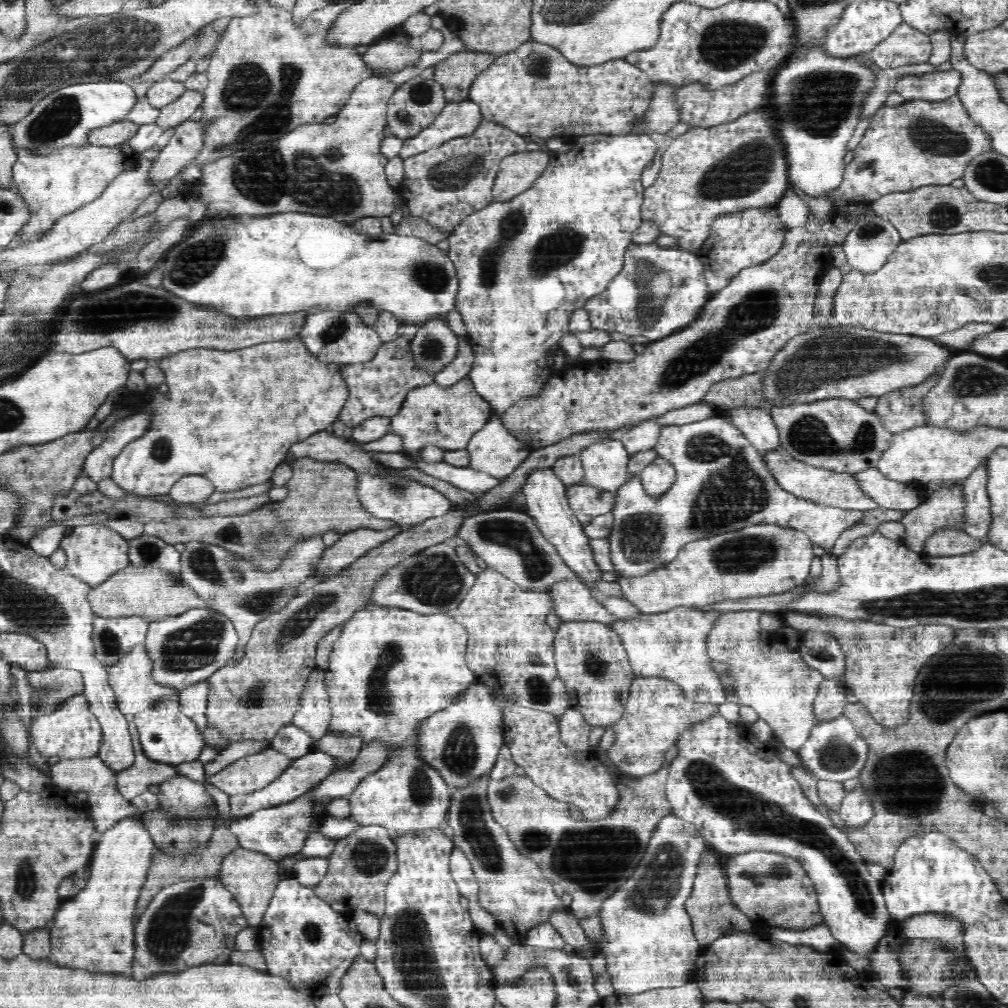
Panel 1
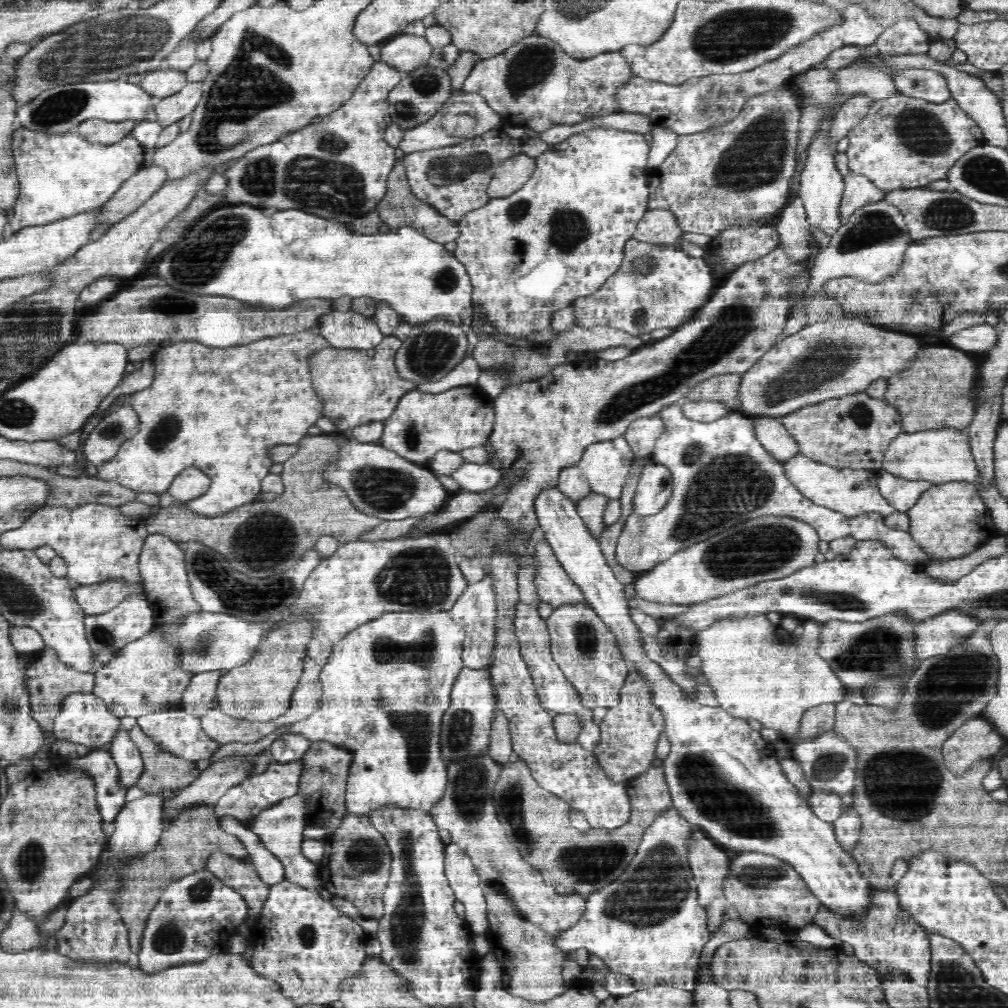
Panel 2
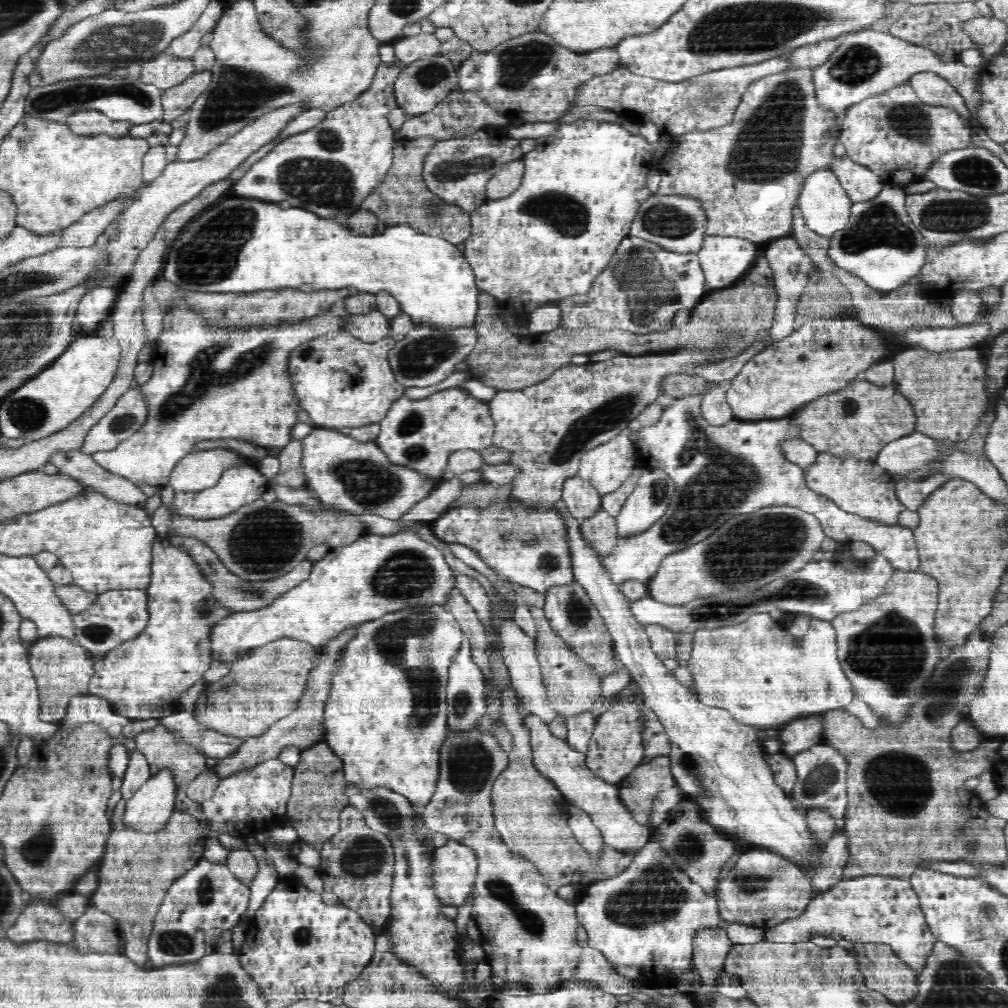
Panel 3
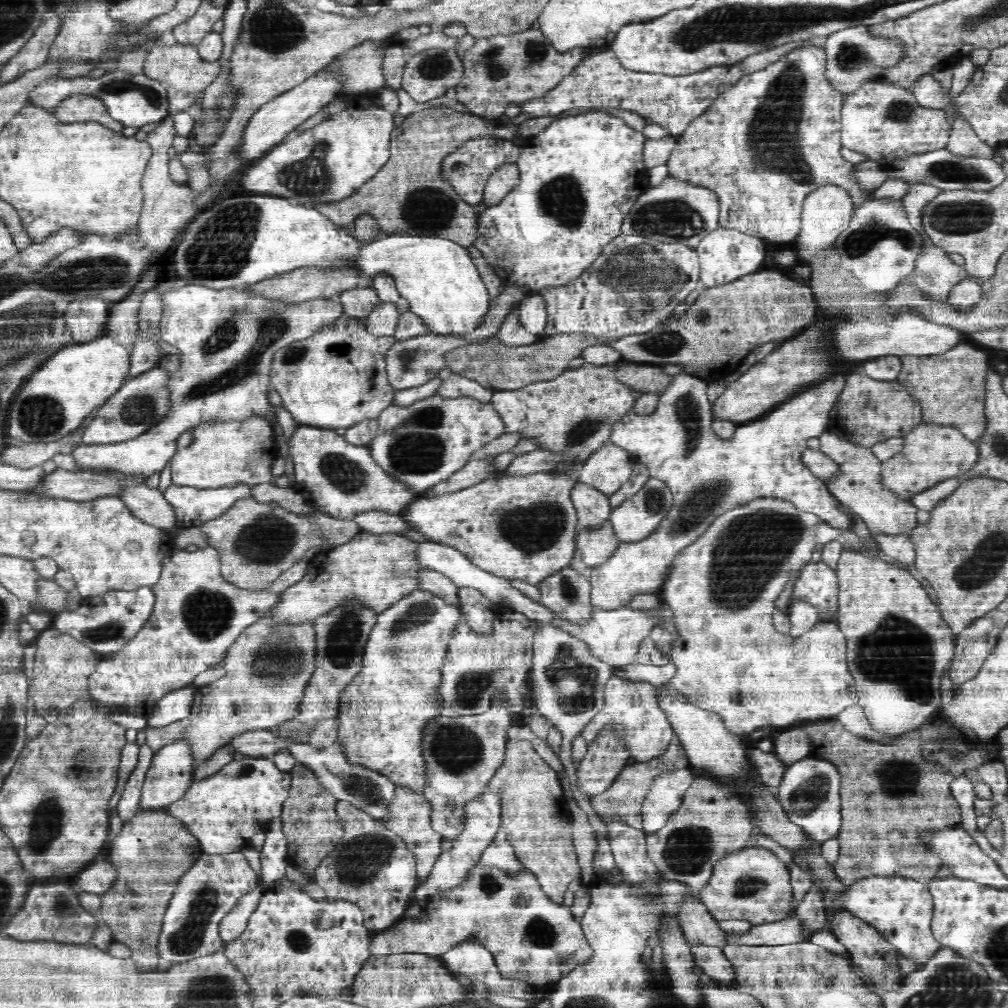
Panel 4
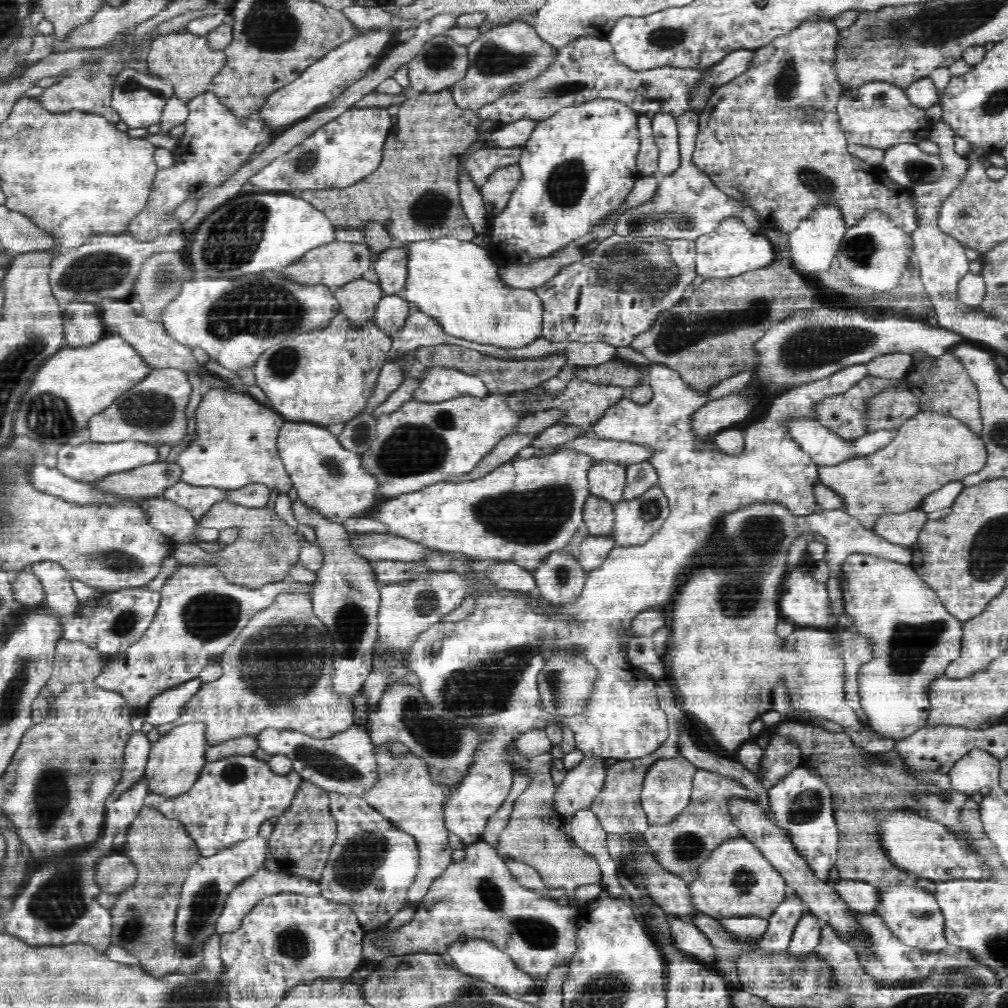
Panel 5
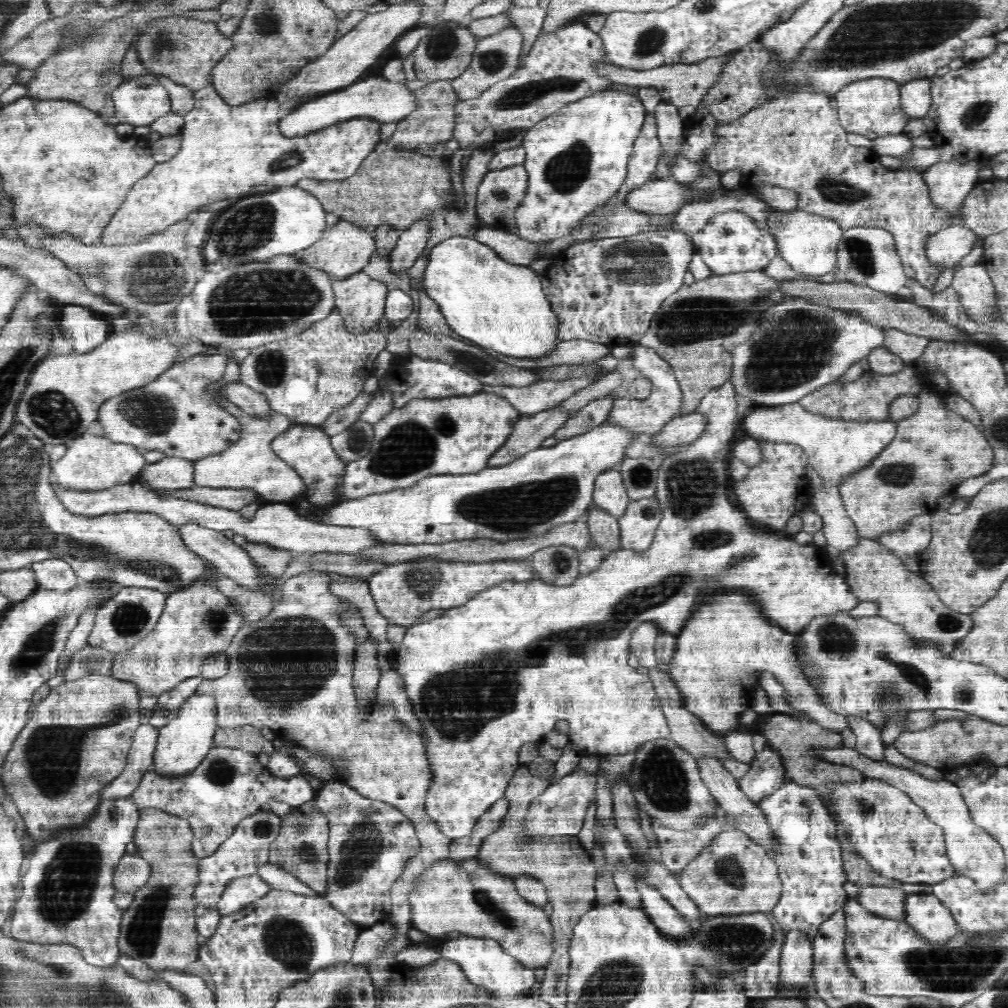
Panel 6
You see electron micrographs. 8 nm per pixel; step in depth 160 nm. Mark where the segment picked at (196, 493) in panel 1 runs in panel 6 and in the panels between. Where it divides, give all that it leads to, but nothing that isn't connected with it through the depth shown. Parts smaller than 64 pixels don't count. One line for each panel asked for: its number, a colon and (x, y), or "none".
2: (191, 482)
3: (195, 471)
4: (229, 453)
5: (238, 434)
6: (251, 464)

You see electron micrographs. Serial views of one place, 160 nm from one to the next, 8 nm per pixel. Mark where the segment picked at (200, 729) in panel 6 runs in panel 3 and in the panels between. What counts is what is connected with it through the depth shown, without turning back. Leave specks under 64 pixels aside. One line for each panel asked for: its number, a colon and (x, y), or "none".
3: (151, 805)
4: (171, 772)
5: (176, 758)

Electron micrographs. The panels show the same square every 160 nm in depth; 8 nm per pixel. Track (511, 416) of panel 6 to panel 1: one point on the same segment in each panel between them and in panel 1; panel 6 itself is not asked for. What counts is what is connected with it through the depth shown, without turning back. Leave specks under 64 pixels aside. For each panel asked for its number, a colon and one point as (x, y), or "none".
1: (447, 418)
2: (422, 425)
3: (421, 435)
4: (421, 445)
5: (421, 443)

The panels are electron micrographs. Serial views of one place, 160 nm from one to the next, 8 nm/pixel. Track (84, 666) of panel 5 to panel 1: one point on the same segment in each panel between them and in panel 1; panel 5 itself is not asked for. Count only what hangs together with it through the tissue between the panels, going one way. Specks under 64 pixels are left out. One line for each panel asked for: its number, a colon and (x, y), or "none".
1: (48, 688)
2: (50, 680)
3: (62, 668)
4: (62, 667)

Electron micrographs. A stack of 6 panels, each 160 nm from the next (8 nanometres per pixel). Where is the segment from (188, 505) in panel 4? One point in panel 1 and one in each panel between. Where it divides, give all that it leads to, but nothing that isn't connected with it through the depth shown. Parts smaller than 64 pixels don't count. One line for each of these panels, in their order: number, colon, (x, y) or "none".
1: (231, 416)
2: (219, 409)
3: (238, 486)

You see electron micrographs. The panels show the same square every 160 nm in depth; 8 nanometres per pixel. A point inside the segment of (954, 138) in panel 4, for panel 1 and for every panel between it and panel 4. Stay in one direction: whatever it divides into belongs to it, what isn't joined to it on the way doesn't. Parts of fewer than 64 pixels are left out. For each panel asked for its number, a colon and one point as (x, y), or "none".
1: (902, 46)
2: (924, 84)
3: (933, 90)

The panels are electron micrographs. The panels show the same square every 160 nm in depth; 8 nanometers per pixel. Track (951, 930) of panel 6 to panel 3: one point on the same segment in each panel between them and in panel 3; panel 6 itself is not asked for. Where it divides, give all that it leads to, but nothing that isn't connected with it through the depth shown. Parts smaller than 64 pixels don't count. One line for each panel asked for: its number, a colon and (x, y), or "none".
3: (874, 908)
4: (902, 910)
5: (914, 914)

